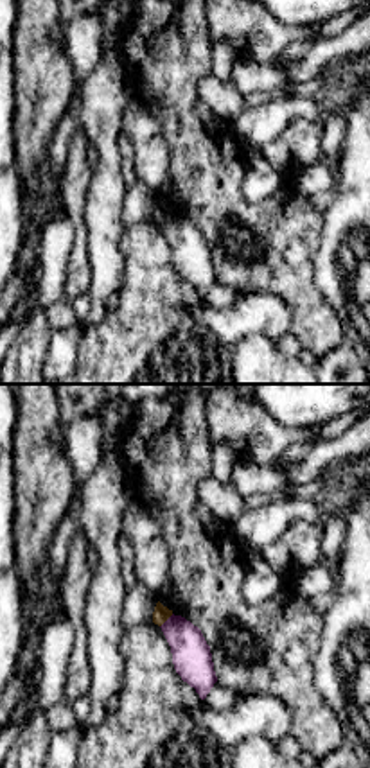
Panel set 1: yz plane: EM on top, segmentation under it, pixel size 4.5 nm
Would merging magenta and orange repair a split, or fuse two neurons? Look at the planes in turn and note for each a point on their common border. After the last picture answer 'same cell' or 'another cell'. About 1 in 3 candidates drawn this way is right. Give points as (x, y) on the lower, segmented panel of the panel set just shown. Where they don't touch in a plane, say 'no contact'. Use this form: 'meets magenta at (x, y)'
meets magenta at (166, 621)

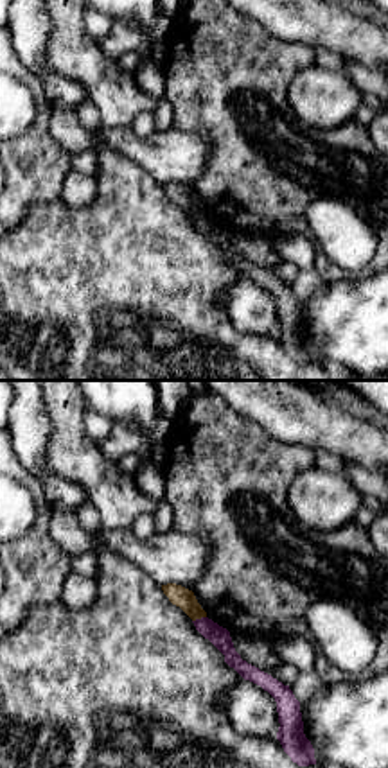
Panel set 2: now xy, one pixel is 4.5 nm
meets magenta at (198, 619)

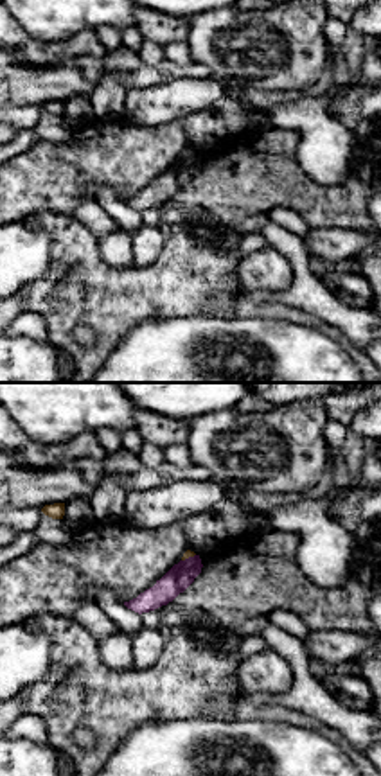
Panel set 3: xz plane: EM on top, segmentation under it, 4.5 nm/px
meets magenta at (189, 557)

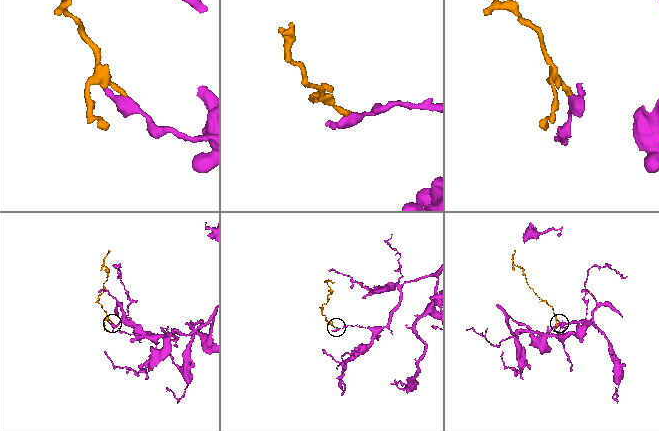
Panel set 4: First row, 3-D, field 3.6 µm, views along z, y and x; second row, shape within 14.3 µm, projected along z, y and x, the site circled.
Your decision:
another cell

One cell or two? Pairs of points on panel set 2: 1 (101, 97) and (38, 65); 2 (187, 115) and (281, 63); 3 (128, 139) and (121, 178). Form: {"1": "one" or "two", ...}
{"1": "two", "2": "one", "3": "two"}

